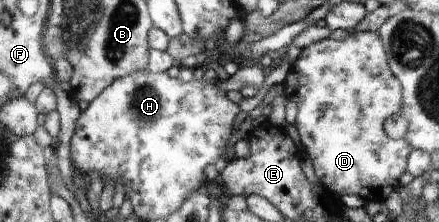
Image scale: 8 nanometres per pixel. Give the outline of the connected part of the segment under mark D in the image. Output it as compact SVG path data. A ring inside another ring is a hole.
M354 30L354 34L344 40L328 37L304 48L298 59L291 64L290 72L282 86L283 97L294 102L298 108L294 125L300 134L304 153L312 160L314 172L322 186L339 195L354 194L367 202L384 203L398 188L398 180L406 170L406 158L412 154L413 145L405 137L392 139L384 131L386 118L401 114L404 94L401 82L388 66L378 31Z

